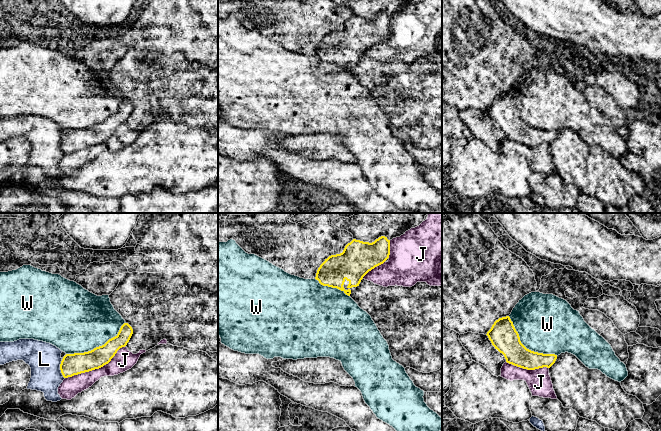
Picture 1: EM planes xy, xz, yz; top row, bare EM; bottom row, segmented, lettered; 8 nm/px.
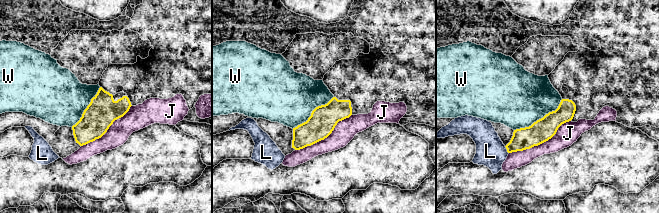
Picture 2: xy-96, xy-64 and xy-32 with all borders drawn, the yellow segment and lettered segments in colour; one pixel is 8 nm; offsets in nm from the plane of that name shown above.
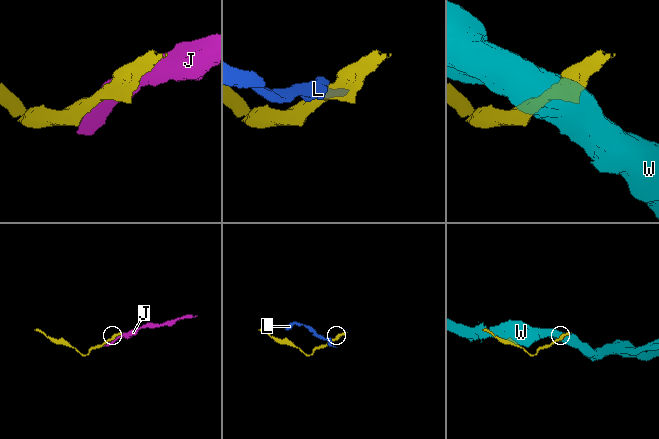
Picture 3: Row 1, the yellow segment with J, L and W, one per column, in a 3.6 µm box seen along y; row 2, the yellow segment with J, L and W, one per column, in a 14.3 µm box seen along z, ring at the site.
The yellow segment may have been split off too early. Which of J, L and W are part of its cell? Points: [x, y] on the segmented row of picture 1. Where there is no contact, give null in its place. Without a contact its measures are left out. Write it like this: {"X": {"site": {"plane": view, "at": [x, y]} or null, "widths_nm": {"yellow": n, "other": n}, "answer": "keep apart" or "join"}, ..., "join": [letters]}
{"J": {"site": {"plane": "xy", "at": [96, 368]}, "widths_nm": {"yellow": 180, "other": 160}, "answer": "keep apart"}, "L": {"site": {"plane": "xy", "at": [60, 369]}, "widths_nm": {"yellow": 180, "other": 260}, "answer": "keep apart"}, "W": {"site": {"plane": "xy", "at": [97, 347]}, "widths_nm": {"yellow": 180, "other": 480}, "answer": "keep apart"}, "join": []}

